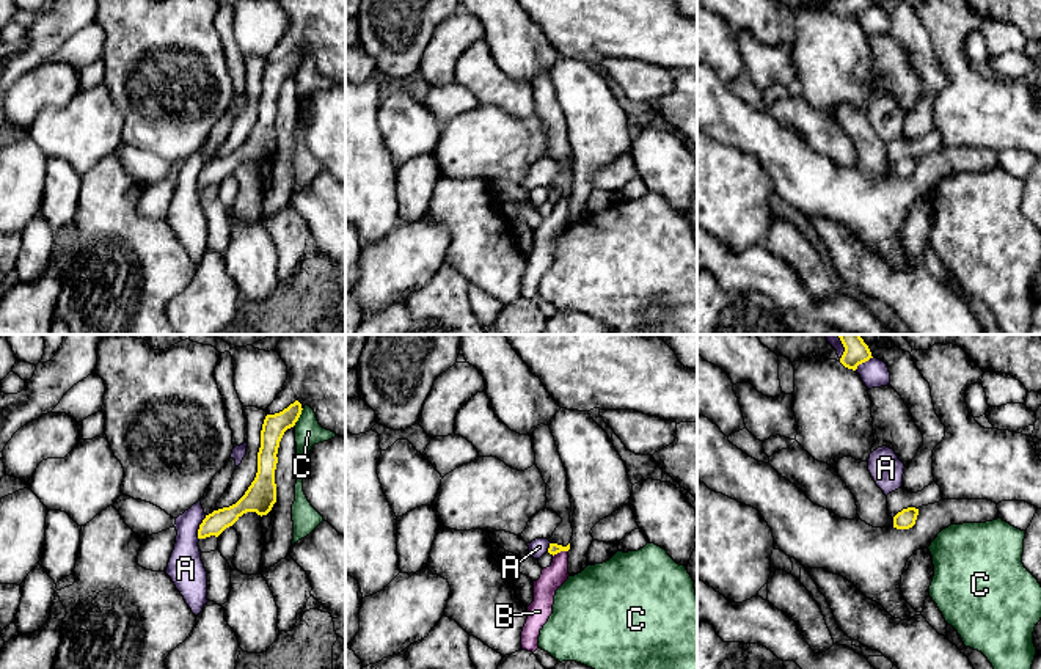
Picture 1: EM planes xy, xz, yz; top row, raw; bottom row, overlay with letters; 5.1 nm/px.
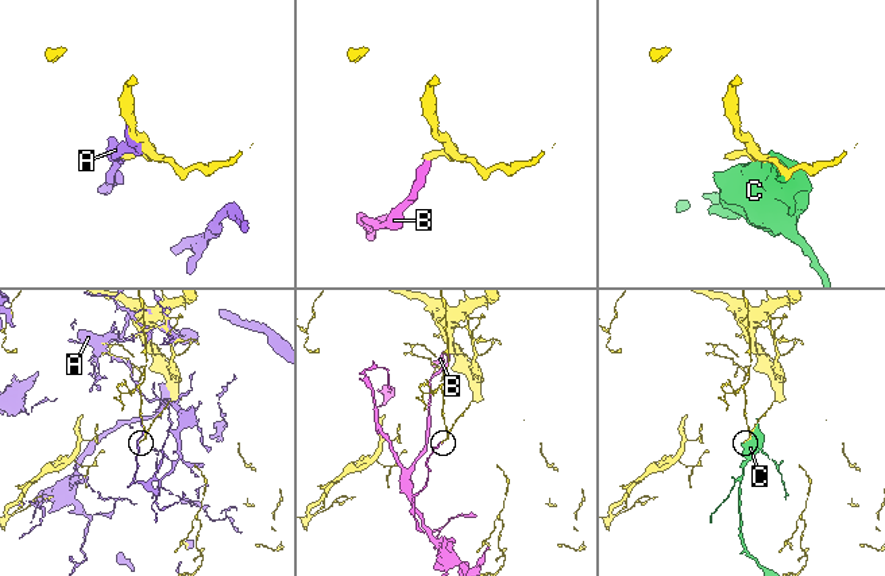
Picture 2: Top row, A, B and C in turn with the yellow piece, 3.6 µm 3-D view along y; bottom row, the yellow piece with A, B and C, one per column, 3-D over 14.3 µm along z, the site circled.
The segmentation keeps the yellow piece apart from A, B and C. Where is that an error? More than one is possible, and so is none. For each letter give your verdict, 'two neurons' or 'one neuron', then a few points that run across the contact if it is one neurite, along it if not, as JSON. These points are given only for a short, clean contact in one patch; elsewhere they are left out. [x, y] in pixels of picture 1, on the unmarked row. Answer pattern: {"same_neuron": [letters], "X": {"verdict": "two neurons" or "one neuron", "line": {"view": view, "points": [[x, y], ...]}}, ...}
{"same_neuron": [], "A": {"verdict": "two neurons"}, "B": {"verdict": "two neurons"}, "C": {"verdict": "two neurons"}}

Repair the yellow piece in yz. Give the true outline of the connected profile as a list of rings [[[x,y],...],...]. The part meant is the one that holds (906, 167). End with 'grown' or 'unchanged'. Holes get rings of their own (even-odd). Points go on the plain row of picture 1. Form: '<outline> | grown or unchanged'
[[[915,155],[903,157],[893,165],[893,176],[897,177],[912,176],[915,173],[917,163],[919,163],[919,157]]] | unchanged

